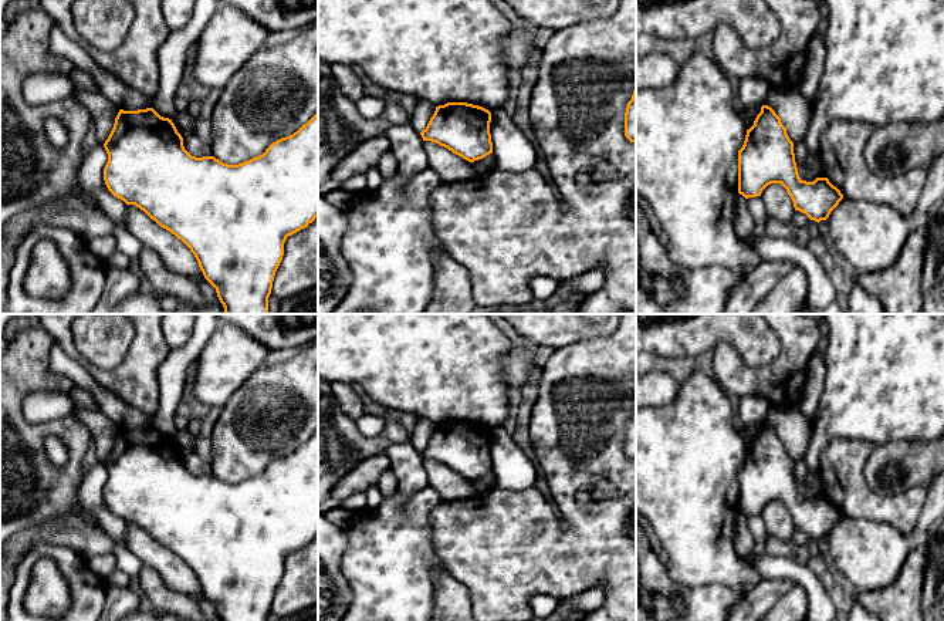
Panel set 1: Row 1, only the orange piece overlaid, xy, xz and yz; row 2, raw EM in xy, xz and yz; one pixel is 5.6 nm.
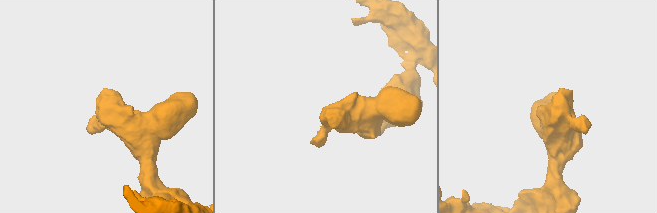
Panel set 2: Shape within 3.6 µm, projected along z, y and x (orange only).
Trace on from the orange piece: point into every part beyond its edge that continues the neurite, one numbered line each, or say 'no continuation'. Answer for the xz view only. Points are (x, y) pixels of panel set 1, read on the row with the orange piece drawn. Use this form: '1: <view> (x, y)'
no continuation

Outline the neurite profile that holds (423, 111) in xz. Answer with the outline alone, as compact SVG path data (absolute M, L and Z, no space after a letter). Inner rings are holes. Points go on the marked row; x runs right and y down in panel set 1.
M419 101L413 114L409 117L409 124L410 126L417 131L422 132L423 129L426 129L430 118L433 117L436 111L436 105L426 102L426 101Z

